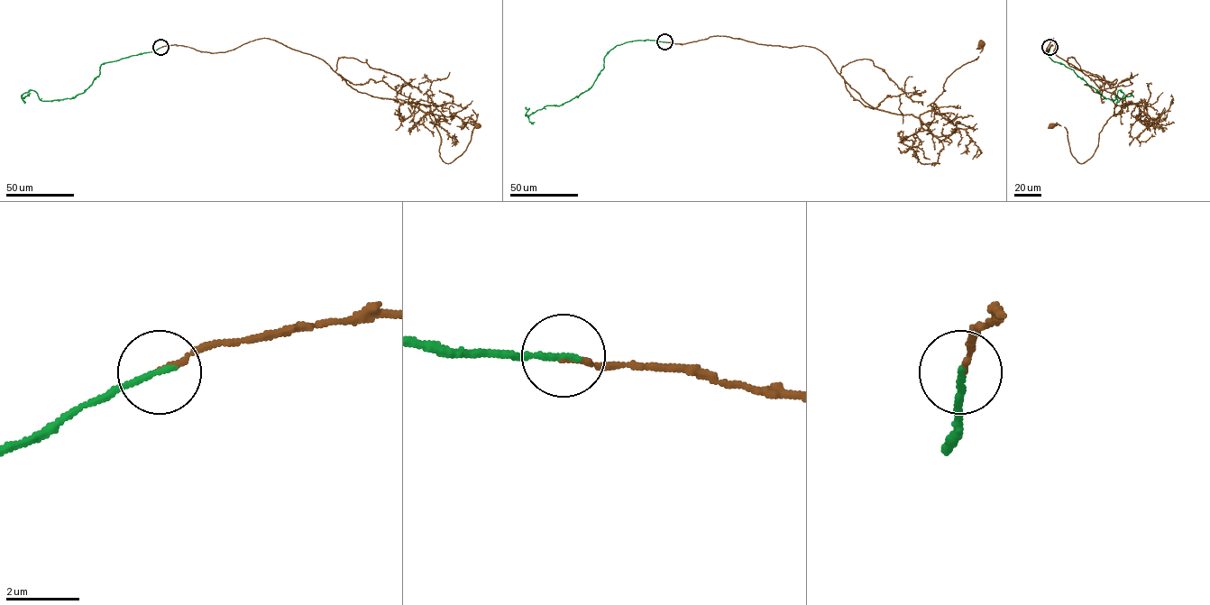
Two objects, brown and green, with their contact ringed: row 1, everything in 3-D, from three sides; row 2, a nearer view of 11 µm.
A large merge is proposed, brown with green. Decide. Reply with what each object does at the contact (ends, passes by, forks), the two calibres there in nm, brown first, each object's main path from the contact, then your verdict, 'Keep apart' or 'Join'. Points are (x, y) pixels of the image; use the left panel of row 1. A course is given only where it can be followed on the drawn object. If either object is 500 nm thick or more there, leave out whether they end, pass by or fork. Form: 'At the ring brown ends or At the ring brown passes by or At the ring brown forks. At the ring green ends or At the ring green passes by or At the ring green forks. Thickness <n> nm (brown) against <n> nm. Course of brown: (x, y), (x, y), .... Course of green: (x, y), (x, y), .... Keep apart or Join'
At the ring brown ends. At the ring green ends. Thickness 130 nm (brown) against 170 nm. Course of brown: (160, 47), (217, 52), (275, 40), (322, 59), (358, 91), (428, 114), (446, 163), (477, 125). Course of green: (160, 47), (101, 65), (99, 74), (83, 92), (74, 97), (41, 101), (32, 90), (22, 96), (30, 94). Join

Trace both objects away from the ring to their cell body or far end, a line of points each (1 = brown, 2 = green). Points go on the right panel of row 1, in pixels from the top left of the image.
1: (1049, 47), (1043, 53), (1053, 38), (1058, 57), (1125, 105), (1083, 163), (1067, 129), (1051, 125)
2: (1049, 47), (1051, 59), (1073, 69), (1105, 98), (1113, 101), (1118, 90), (1123, 97), (1131, 94)

